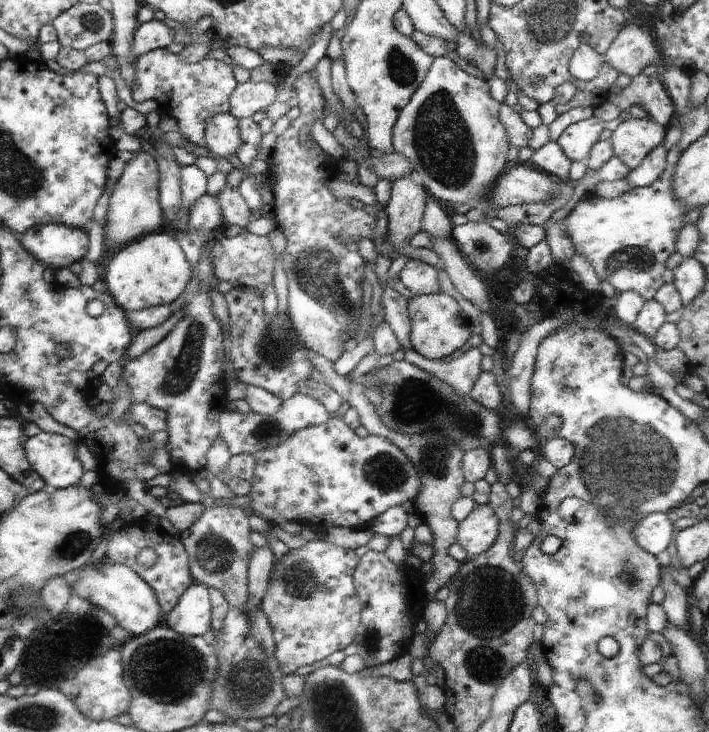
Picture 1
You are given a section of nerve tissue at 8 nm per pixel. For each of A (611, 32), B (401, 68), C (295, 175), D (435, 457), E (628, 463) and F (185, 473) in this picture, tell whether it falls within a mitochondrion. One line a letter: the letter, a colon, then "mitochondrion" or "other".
A: other
B: mitochondrion
C: other
D: mitochondrion
E: mitochondrion
F: other

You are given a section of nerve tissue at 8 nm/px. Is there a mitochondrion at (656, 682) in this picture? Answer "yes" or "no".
no

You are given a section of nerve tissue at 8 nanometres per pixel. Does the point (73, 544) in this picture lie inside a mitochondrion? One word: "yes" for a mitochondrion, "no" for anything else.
yes

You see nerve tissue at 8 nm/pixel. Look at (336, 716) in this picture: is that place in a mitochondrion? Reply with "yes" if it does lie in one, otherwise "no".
yes

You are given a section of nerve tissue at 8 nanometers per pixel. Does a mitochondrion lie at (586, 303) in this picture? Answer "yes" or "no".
no

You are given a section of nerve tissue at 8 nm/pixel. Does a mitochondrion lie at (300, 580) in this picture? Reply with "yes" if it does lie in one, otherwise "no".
yes

